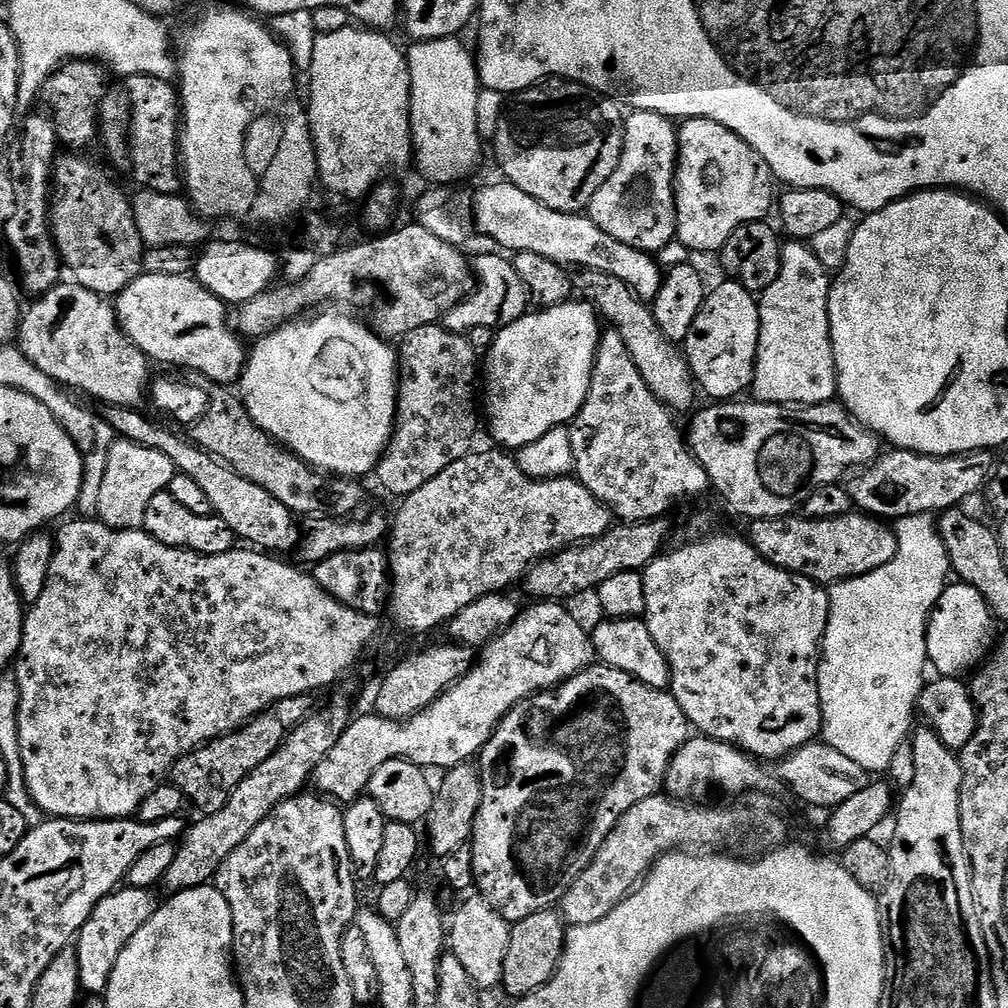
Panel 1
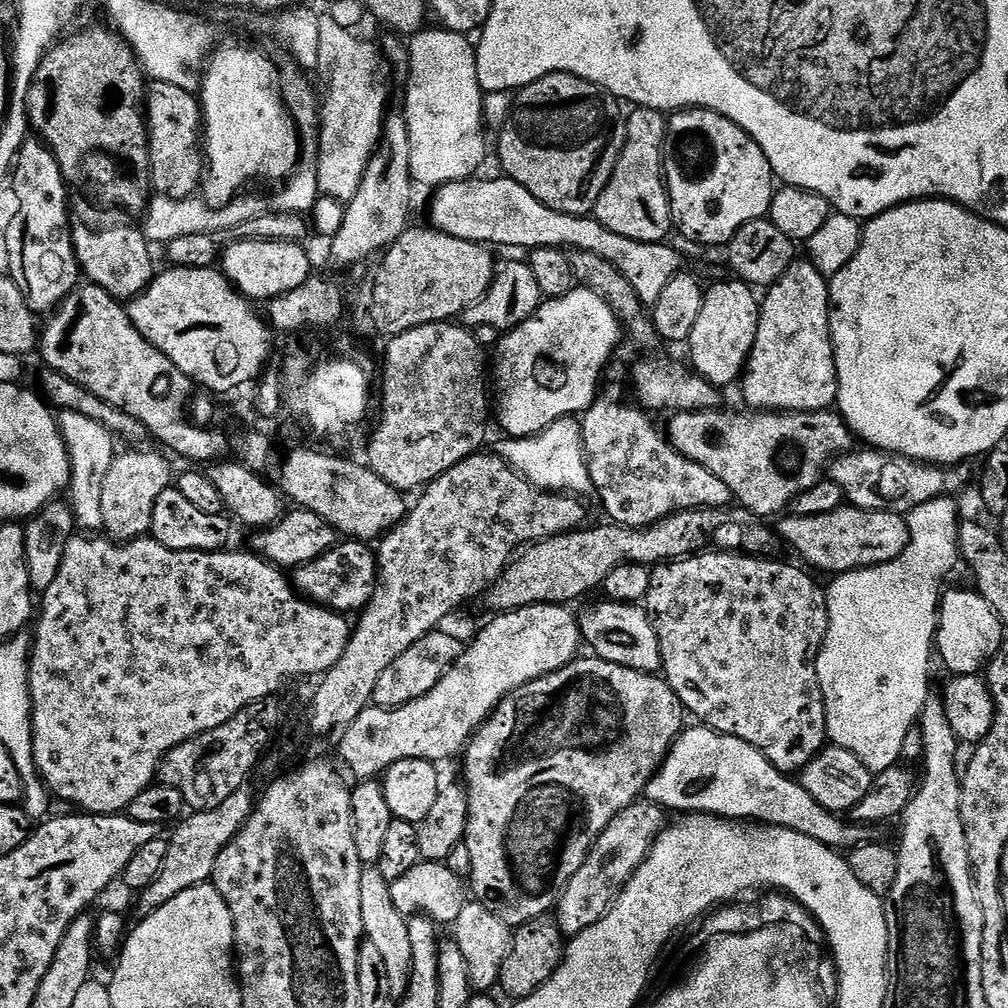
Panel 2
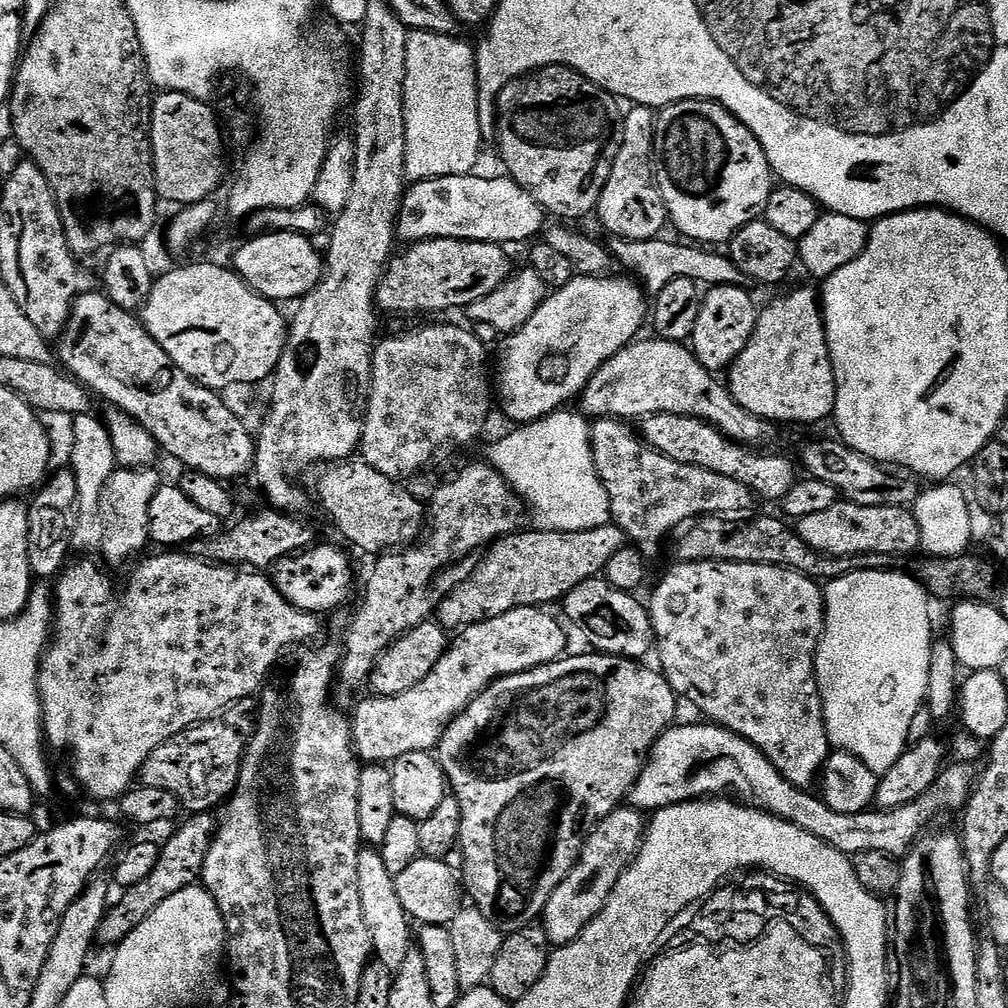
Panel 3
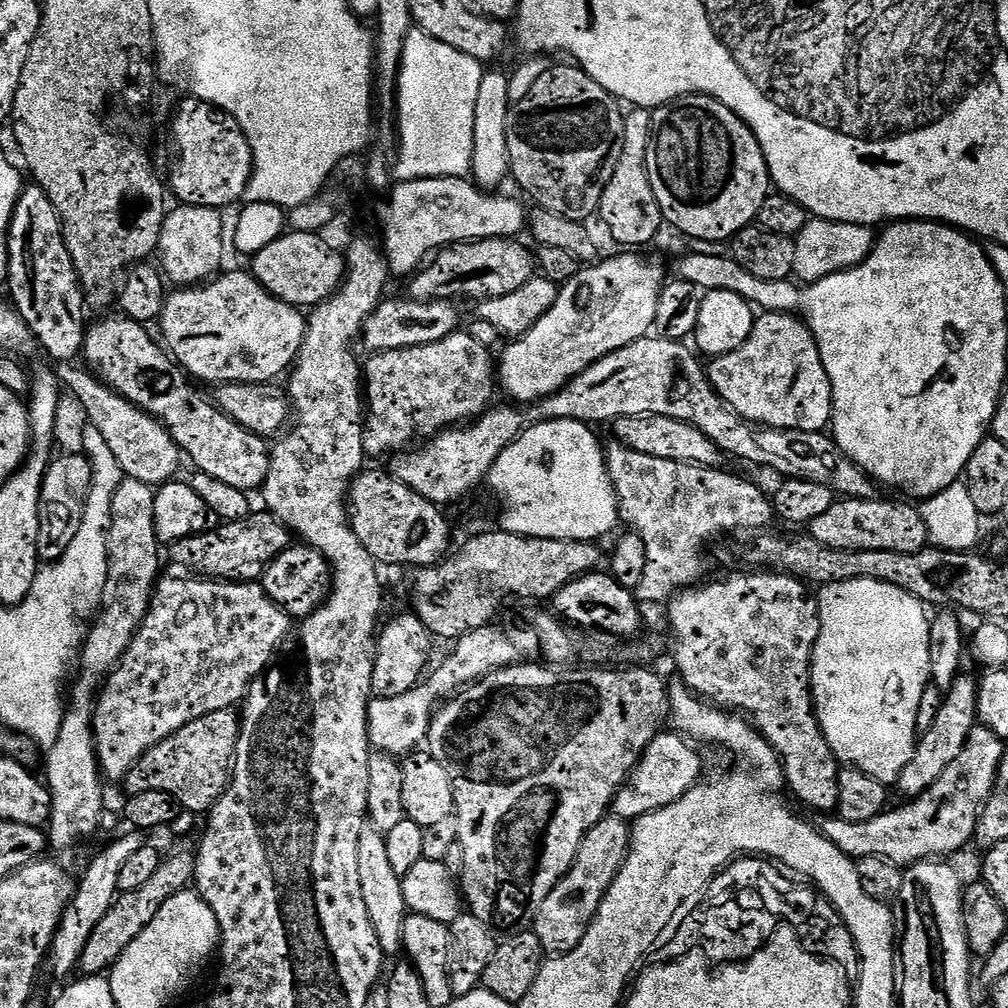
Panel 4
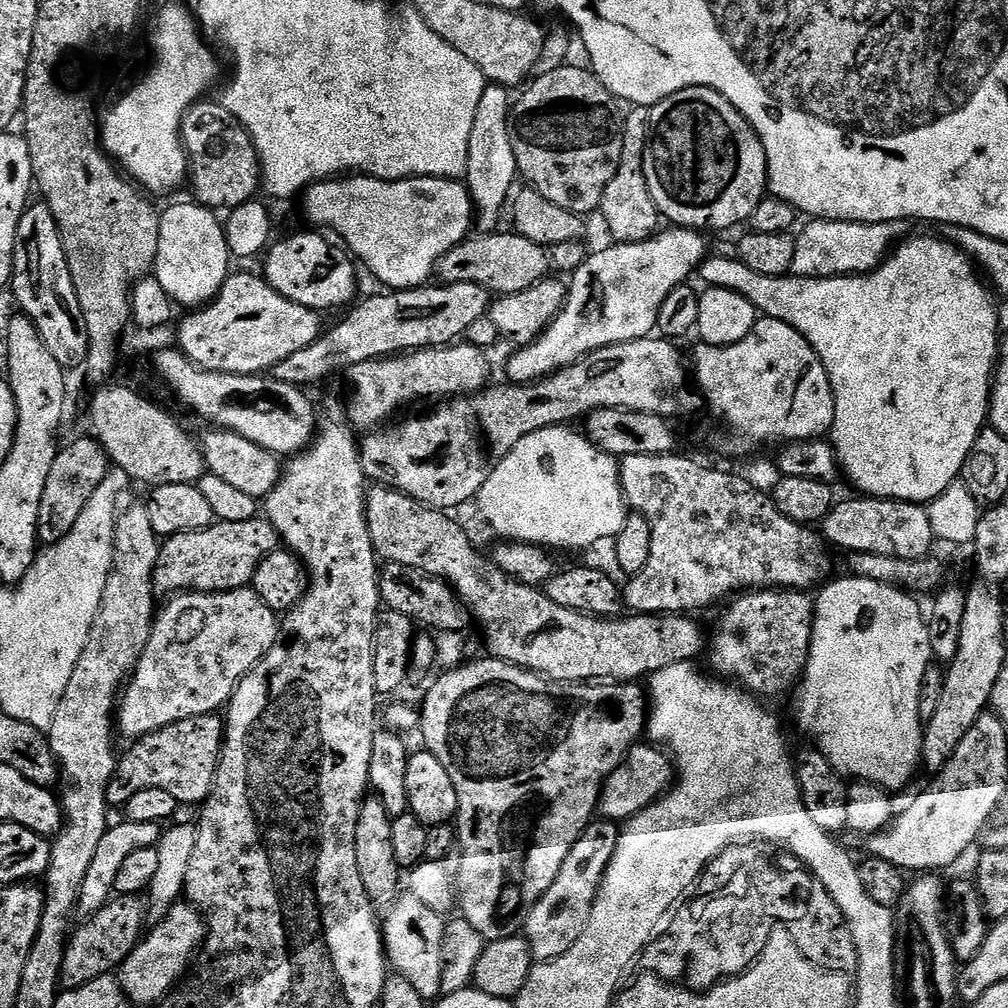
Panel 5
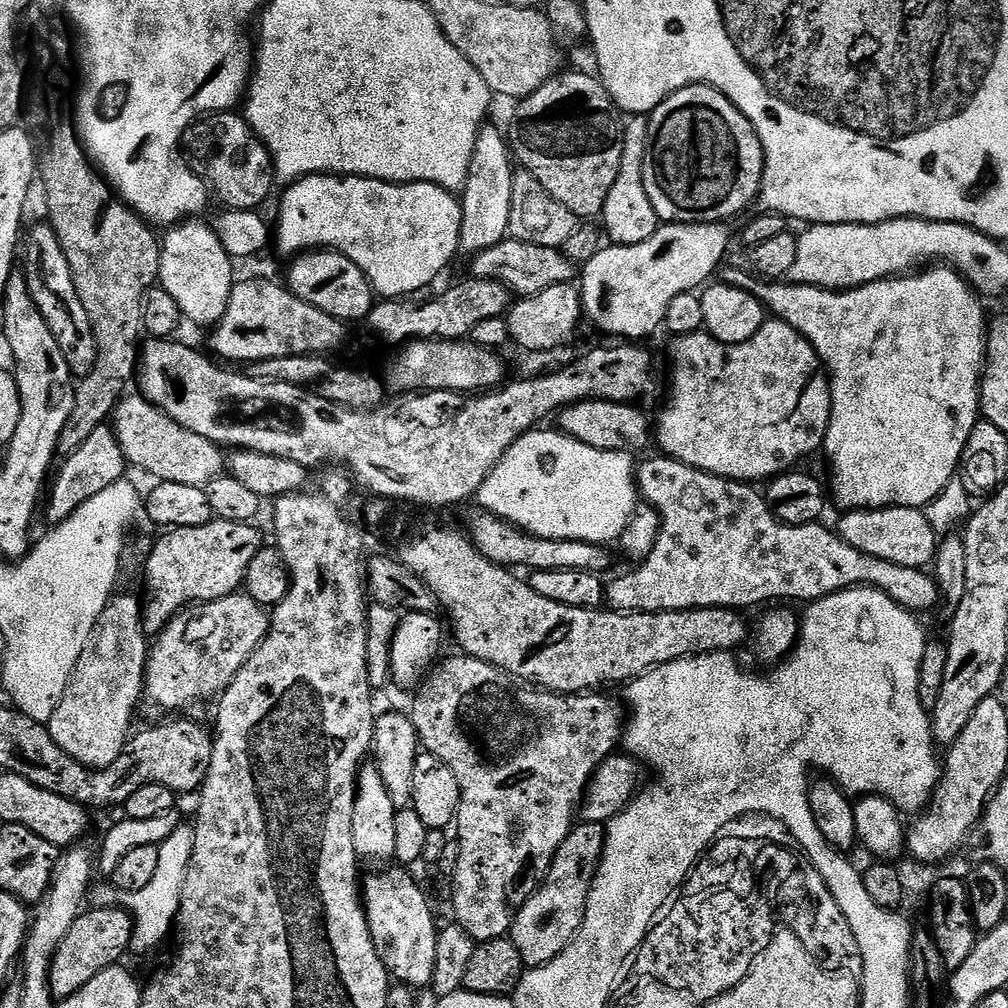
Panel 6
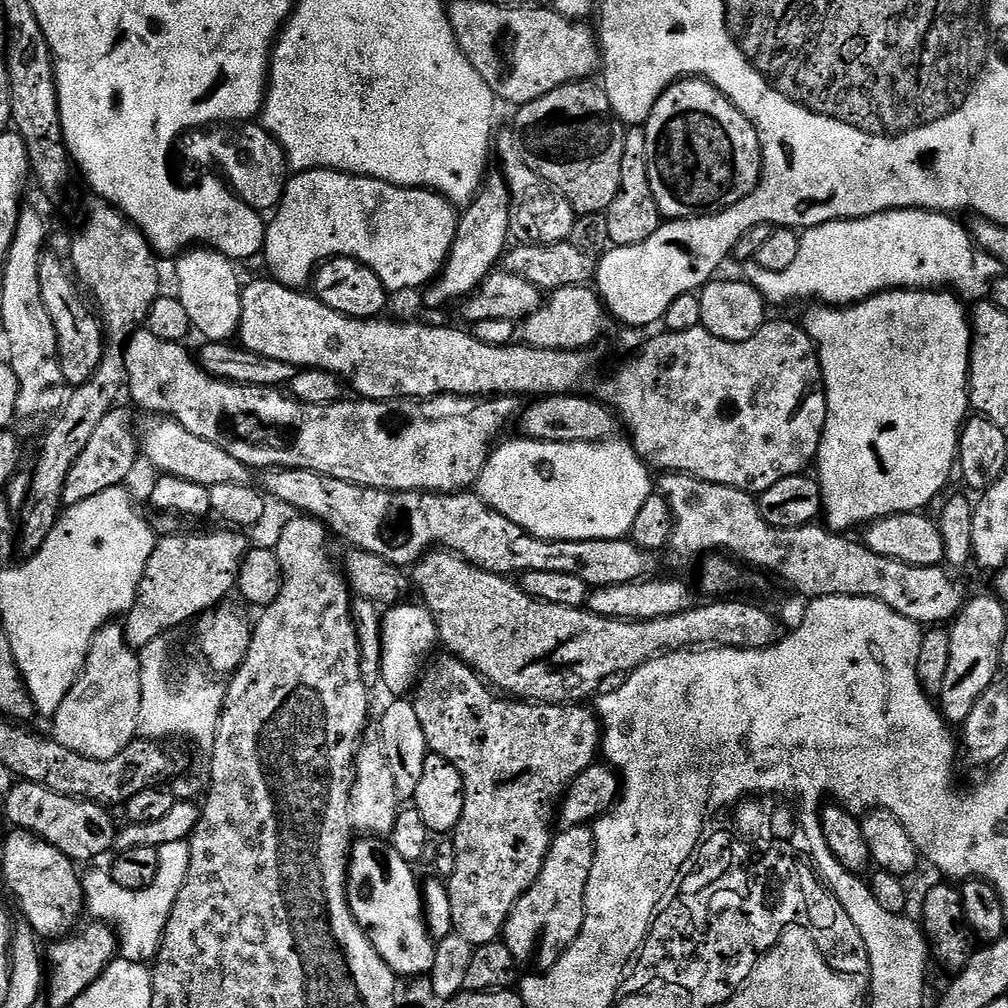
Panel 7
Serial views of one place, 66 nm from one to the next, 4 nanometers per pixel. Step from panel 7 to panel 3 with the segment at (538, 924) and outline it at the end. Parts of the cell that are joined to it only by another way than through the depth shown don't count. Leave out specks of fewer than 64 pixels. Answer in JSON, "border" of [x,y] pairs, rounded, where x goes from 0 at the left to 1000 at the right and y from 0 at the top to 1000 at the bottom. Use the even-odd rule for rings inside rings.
{"border":[[[616,800],[607,806],[595,817],[590,818],[579,834],[575,850],[565,863],[565,867],[546,887],[546,895],[542,895],[538,910],[538,920],[542,923],[544,933],[550,938],[568,937],[585,919],[590,909],[594,909],[601,899],[609,879],[613,879],[613,871],[617,871],[624,857],[628,857],[635,840],[639,838],[641,824],[640,807],[626,801]]]}

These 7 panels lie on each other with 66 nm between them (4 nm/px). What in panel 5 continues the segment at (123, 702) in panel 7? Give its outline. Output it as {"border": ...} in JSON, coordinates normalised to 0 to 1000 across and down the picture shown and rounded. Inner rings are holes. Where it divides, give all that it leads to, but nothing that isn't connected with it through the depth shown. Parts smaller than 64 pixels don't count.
{"border":[[[146,499],[131,500],[115,513],[115,533],[113,534],[113,554],[111,564],[105,573],[105,585],[101,585],[101,597],[97,609],[93,613],[93,621],[85,633],[84,644],[73,661],[73,669],[69,669],[69,677],[62,688],[62,694],[54,708],[53,718],[46,725],[52,747],[60,759],[63,769],[71,773],[75,786],[83,794],[95,794],[107,785],[107,777],[115,763],[117,745],[111,735],[113,730],[113,711],[117,701],[117,691],[128,671],[135,663],[137,653],[149,633],[151,616],[157,606],[157,588],[153,577],[153,565],[157,562],[160,533],[155,531],[149,518]]]}

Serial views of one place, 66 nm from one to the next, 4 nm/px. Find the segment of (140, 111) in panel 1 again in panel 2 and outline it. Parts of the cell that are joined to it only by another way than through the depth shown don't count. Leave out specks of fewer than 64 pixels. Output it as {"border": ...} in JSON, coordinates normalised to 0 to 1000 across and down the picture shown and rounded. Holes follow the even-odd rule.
{"border":[[[154,81],[145,91],[145,118],[147,169],[154,193],[173,198],[191,197],[199,189],[204,170],[204,160],[200,154],[200,112],[197,98],[179,85]]]}

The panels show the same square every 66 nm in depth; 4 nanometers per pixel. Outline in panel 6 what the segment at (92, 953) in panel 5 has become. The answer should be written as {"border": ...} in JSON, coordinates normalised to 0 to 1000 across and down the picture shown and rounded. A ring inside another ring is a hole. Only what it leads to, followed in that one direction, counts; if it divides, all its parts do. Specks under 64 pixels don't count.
{"border":[[[118,899],[100,901],[88,900],[80,905],[78,911],[69,919],[65,931],[62,931],[62,938],[54,948],[50,960],[50,982],[52,989],[58,994],[77,986],[89,970],[97,970],[101,962],[116,959],[119,952],[131,940],[131,907]]]}

